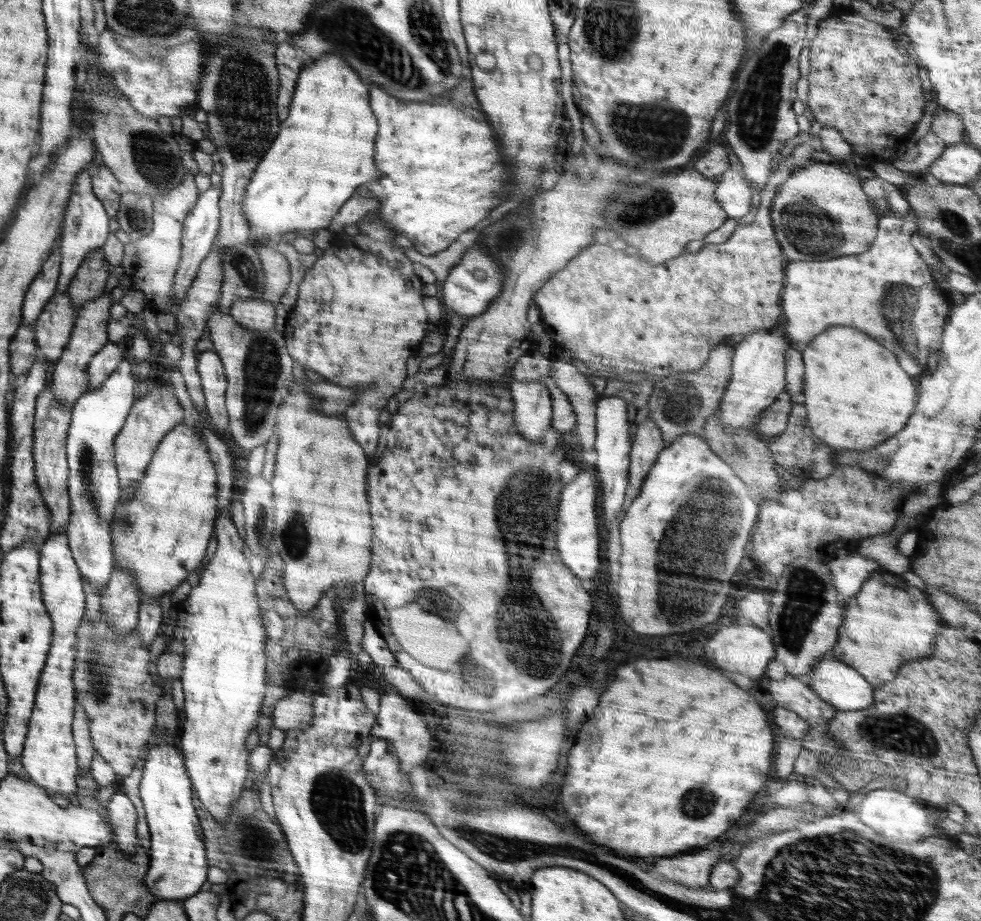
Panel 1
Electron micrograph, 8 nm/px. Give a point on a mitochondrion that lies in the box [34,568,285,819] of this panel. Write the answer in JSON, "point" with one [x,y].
{"point":[97,671]}

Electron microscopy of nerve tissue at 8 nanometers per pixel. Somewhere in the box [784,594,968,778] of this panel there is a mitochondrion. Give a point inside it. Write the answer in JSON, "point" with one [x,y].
{"point":[903,733]}

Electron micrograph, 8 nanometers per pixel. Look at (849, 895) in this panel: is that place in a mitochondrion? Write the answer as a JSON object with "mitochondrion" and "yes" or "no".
{"mitochondrion":"yes"}

